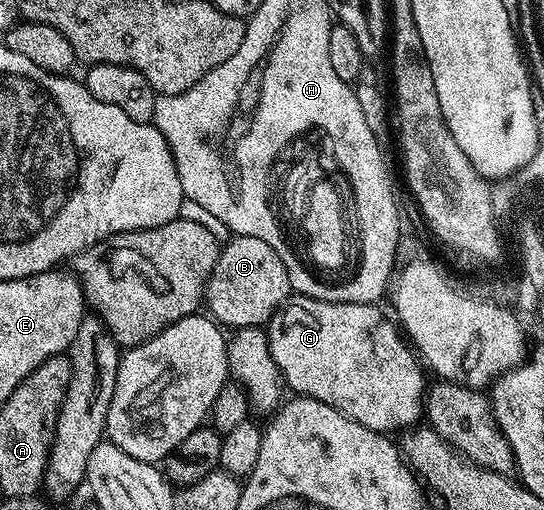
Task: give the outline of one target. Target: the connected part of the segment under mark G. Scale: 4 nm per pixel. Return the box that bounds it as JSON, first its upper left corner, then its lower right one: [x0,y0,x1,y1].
[266,296,424,432]

